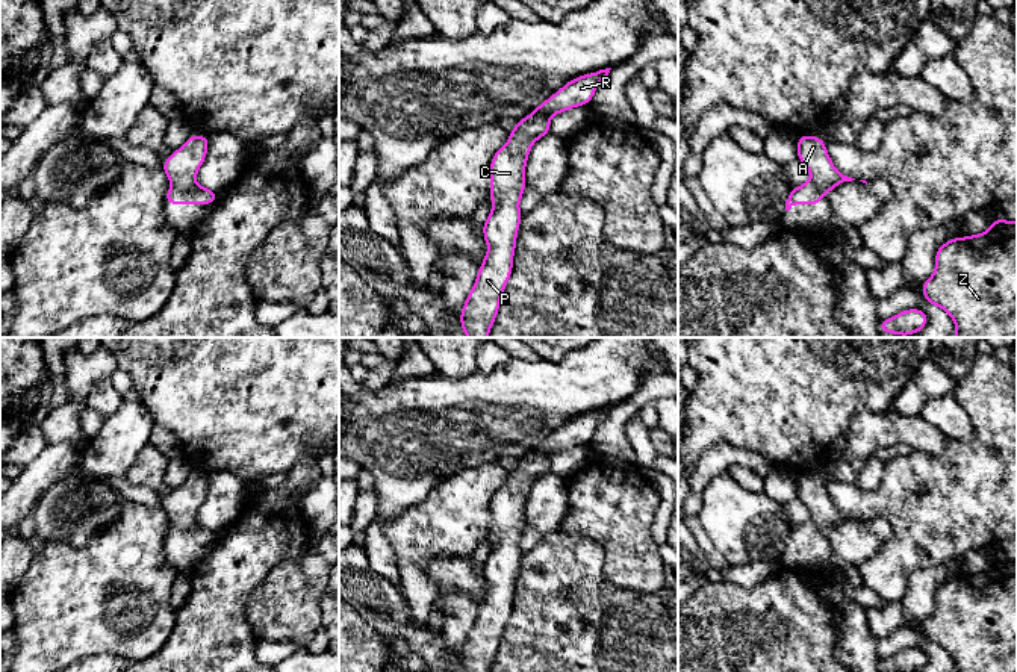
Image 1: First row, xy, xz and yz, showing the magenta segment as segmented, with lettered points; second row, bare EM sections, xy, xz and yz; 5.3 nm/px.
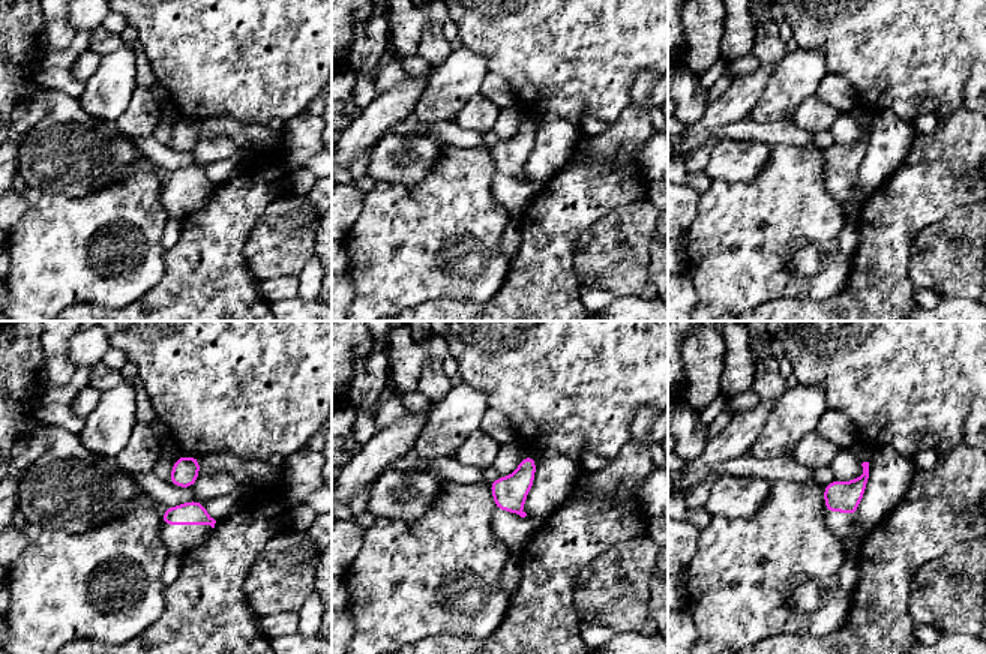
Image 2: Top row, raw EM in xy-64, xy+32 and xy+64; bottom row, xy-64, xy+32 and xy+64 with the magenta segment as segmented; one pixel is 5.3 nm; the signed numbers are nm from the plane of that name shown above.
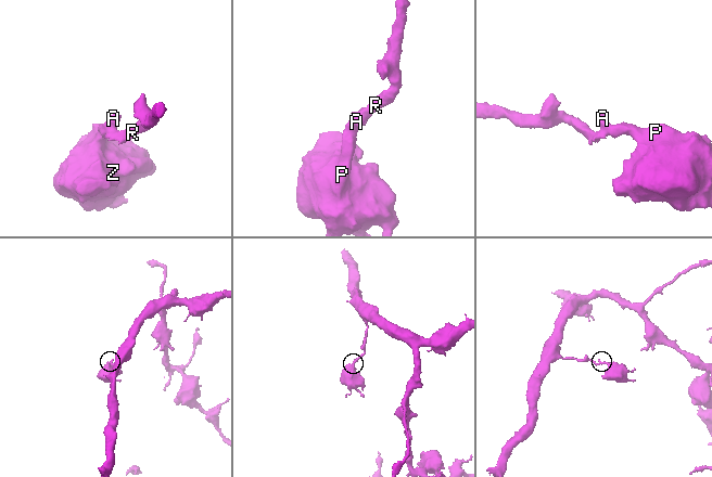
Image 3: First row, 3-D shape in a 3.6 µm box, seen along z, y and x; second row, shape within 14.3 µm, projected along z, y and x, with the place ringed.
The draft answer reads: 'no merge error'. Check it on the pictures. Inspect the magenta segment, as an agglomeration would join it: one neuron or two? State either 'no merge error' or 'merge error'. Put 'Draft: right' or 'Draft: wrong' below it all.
no merge error
Draft: right

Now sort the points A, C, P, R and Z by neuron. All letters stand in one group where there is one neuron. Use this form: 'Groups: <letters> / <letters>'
Groups: A C P R Z

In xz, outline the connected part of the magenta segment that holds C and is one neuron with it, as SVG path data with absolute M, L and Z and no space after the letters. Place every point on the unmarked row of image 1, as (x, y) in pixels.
M610 409L569 419L528 456L521 457L510 469L510 478L493 493L489 527L493 545L483 563L483 575L489 589L460 652L460 664L465 672L489 672L496 658L501 636L513 608L516 577L522 558L519 540L527 528L524 513L531 484L551 471L549 457L552 454L592 442L598 424Z

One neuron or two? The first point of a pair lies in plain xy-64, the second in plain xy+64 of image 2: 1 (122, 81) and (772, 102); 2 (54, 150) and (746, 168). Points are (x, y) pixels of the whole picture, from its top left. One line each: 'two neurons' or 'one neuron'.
1: one neuron
2: one neuron

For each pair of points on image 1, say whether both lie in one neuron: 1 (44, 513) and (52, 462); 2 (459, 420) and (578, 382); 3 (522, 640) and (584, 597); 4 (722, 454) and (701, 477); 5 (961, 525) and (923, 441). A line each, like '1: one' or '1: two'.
1: two
2: one
3: one
4: one
5: two

